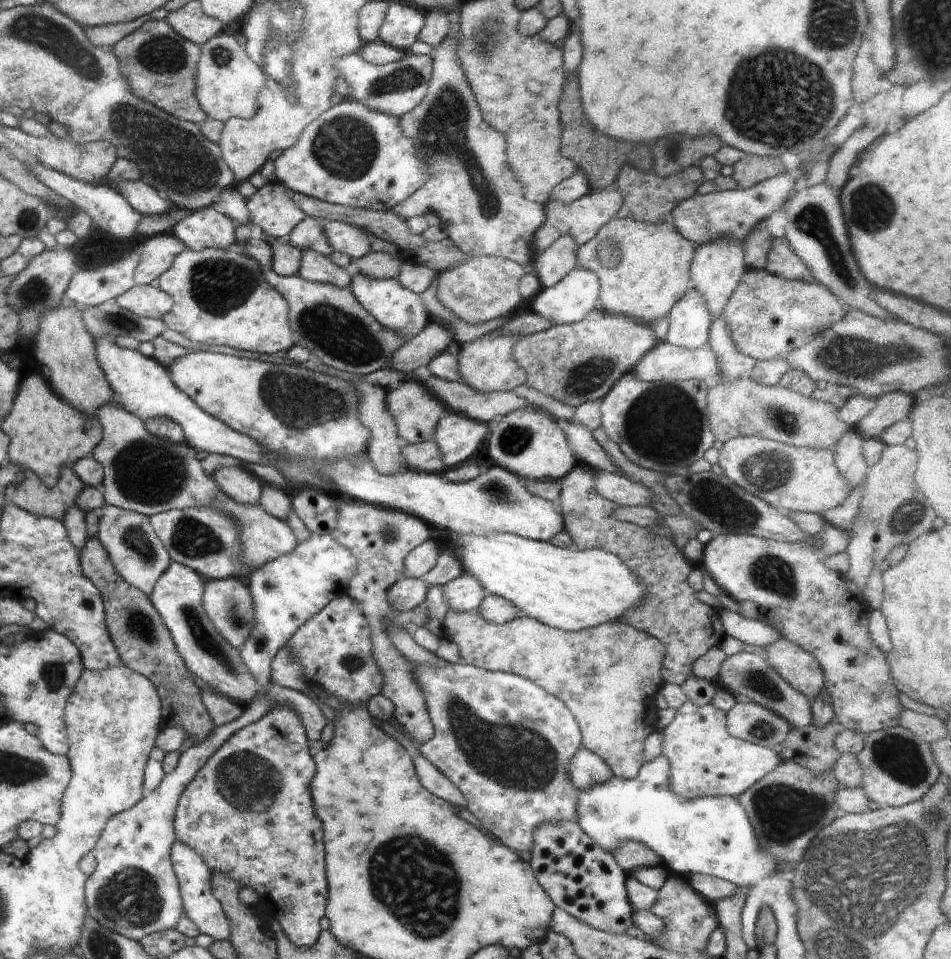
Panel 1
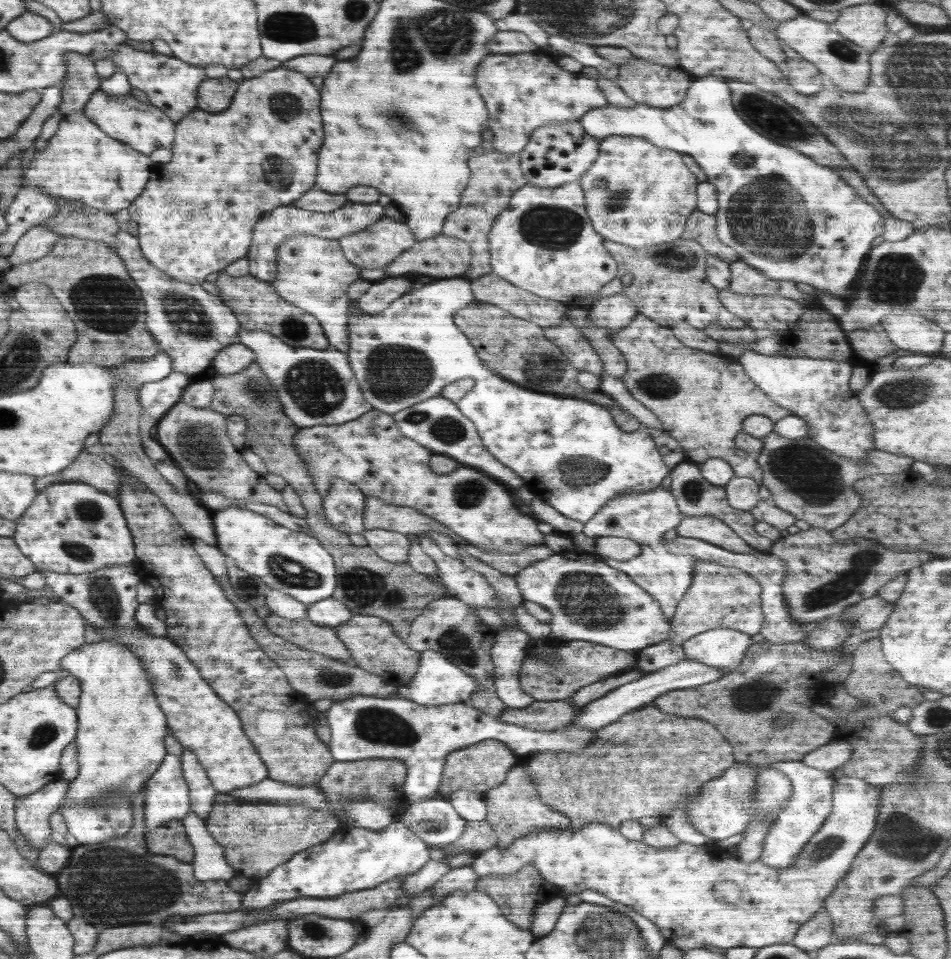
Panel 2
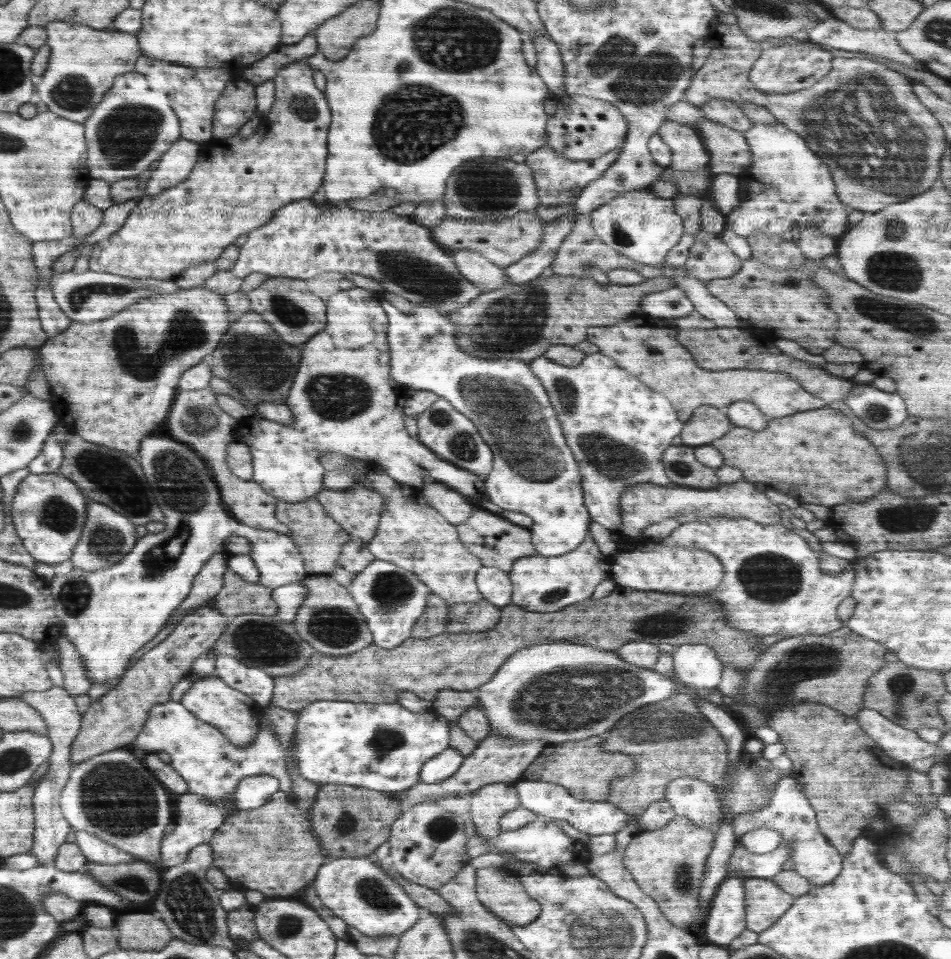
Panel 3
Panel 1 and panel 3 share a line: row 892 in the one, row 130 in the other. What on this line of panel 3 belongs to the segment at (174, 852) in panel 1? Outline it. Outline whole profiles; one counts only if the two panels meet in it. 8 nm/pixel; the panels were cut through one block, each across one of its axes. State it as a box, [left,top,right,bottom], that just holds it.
[135,55,232,143]

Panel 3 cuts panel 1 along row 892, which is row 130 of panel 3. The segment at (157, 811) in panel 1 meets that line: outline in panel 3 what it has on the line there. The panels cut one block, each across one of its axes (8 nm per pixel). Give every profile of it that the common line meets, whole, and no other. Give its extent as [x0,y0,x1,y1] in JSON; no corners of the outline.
[84,70,181,183]

